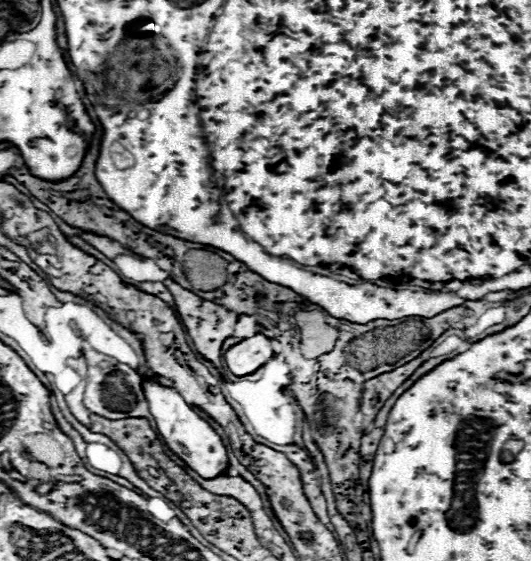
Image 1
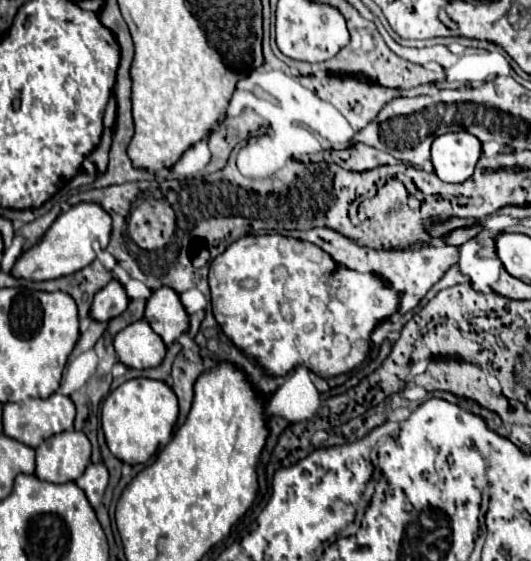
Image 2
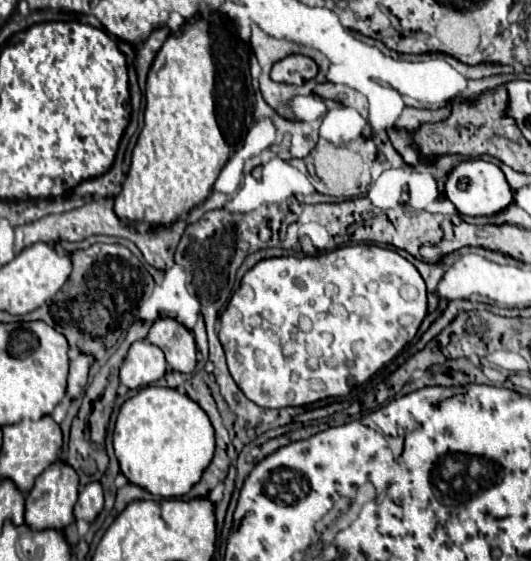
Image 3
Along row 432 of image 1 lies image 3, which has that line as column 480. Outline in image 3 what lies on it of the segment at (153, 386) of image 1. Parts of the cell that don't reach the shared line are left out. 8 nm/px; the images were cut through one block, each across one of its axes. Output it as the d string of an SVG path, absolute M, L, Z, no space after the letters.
M464 160L460 166L456 166L448 176L446 196L464 216L494 216L506 210L514 200L514 192L508 186L502 170L484 160Z

